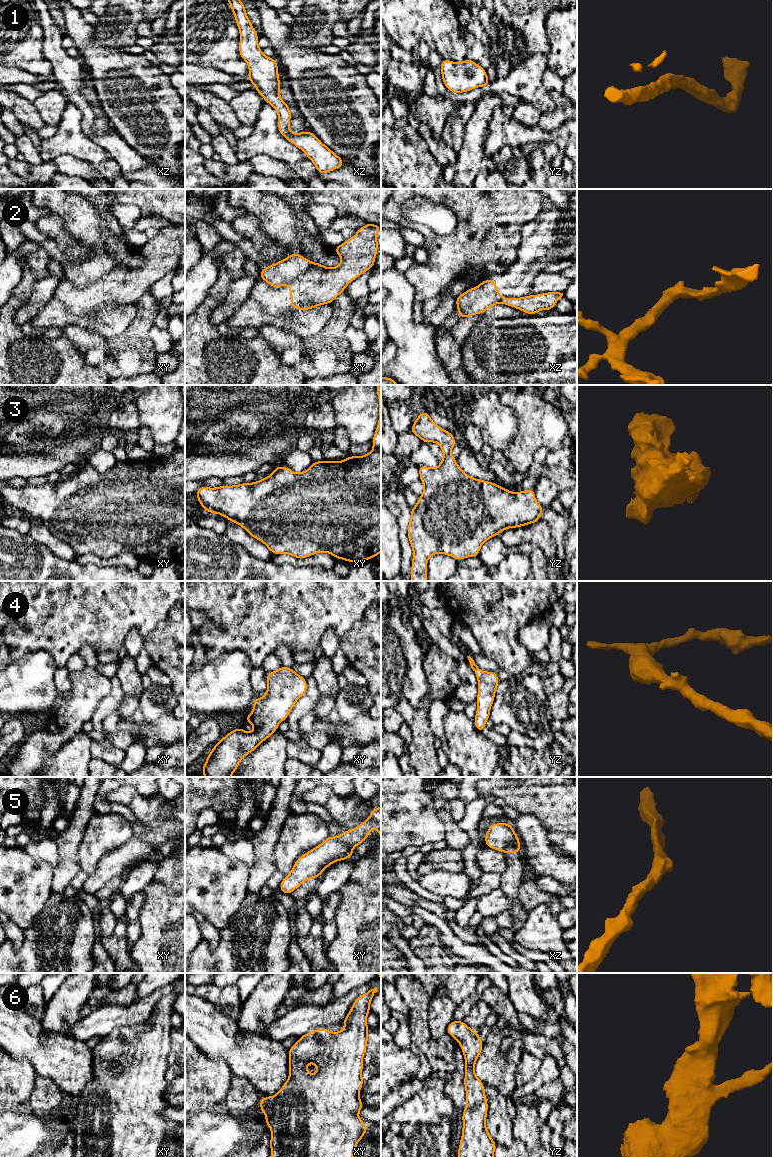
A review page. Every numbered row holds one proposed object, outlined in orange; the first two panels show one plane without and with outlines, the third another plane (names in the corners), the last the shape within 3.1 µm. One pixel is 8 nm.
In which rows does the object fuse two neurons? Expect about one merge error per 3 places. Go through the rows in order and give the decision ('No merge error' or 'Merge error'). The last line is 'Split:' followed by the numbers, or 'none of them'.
1: No merge error
2: Merge error
3: No merge error
4: No merge error
5: No merge error
6: No merge error
Split: 2

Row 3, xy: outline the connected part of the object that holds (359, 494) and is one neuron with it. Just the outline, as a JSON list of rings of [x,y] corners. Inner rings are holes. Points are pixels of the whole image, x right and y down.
[[[381,385],[376,386],[376,392],[379,400],[379,419],[375,434],[372,439],[373,450],[363,456],[348,456],[343,461],[316,461],[311,467],[302,473],[295,473],[289,467],[276,465],[273,472],[263,479],[252,483],[240,483],[238,485],[223,485],[220,487],[210,488],[201,486],[195,493],[197,501],[202,505],[204,511],[222,515],[229,521],[243,527],[245,531],[253,538],[263,542],[265,546],[274,555],[289,554],[297,559],[304,559],[316,553],[327,552],[337,560],[342,559],[351,563],[357,563],[370,560],[381,553]]]

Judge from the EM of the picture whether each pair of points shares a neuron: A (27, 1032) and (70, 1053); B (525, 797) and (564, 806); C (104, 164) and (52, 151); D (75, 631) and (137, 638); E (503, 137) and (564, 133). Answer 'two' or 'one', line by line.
A: one
B: one
C: one
D: two
E: one

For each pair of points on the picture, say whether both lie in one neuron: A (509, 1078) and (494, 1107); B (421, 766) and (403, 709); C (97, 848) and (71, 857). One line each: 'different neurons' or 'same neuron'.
A: different neurons
B: same neuron
C: different neurons

